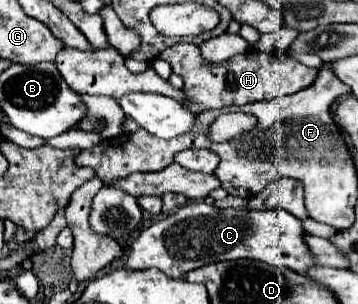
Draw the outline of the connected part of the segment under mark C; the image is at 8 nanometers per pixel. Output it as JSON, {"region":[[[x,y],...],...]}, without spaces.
{"region":[[[189,201],[175,213],[143,229],[127,257],[127,269],[157,267],[171,279],[183,279],[185,273],[217,261],[257,259],[269,265],[305,273],[315,267],[315,259],[303,239],[303,223],[285,209],[219,209],[205,201]]]}

